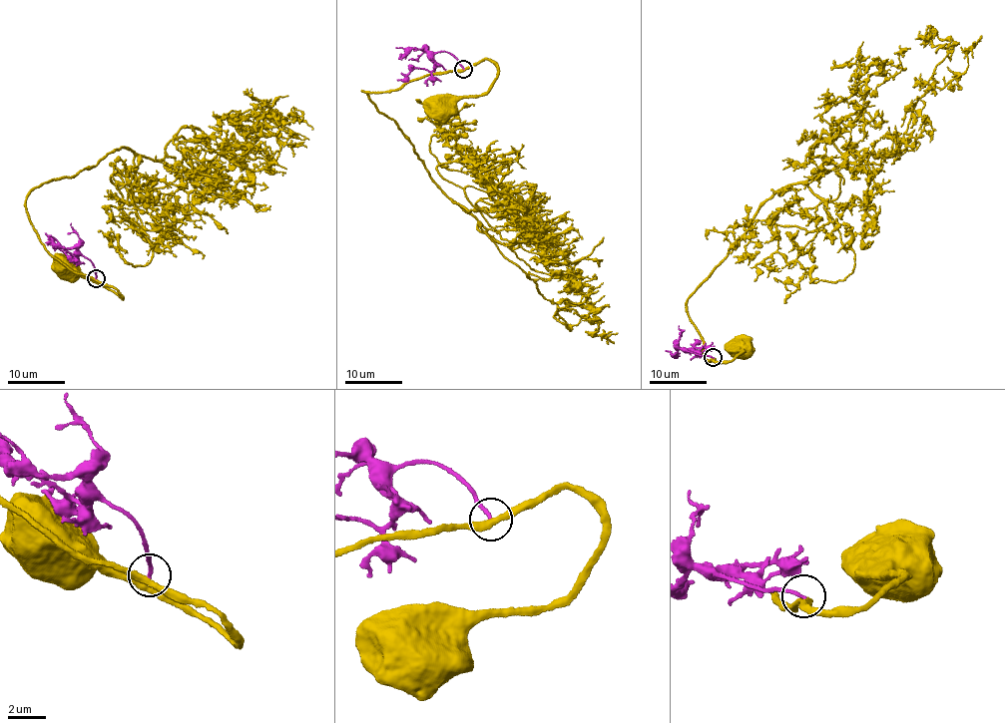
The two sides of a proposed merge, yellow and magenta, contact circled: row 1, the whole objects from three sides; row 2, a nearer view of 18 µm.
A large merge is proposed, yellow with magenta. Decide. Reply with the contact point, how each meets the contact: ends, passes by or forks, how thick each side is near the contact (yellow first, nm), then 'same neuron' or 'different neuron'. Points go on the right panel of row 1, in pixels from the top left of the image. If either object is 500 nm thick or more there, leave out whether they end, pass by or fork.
(713, 357) | yellow passes by | magenta ends | 320/170 nm | different neuron

